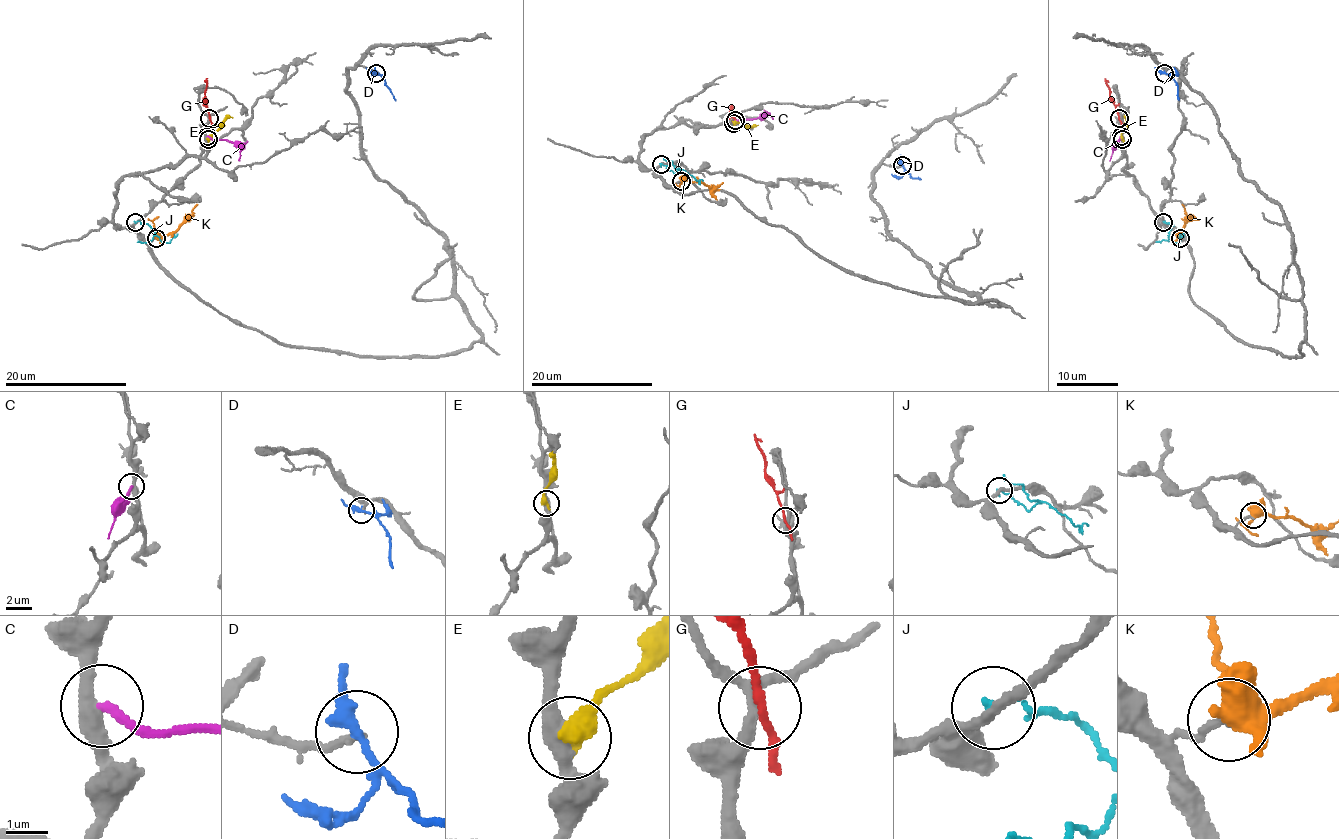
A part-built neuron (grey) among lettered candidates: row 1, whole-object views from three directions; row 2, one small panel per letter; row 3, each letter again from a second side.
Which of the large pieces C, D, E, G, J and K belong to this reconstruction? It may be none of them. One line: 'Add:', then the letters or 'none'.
Add: none

